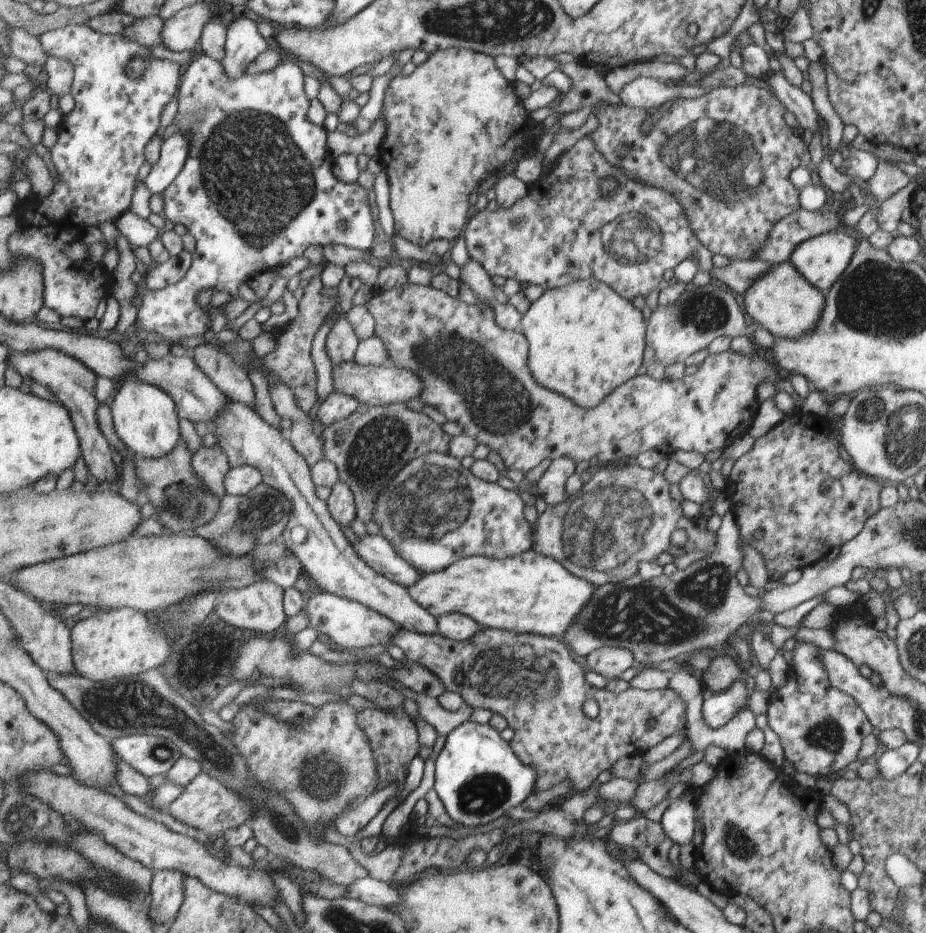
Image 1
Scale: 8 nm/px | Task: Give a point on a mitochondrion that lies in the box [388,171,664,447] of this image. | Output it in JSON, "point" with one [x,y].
{"point":[497,403]}

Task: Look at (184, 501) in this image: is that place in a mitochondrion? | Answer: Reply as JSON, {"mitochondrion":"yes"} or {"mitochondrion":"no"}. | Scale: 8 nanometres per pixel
{"mitochondrion":"yes"}

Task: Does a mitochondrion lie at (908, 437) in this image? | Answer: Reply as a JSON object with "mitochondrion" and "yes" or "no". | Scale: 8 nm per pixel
{"mitochondrion":"yes"}

